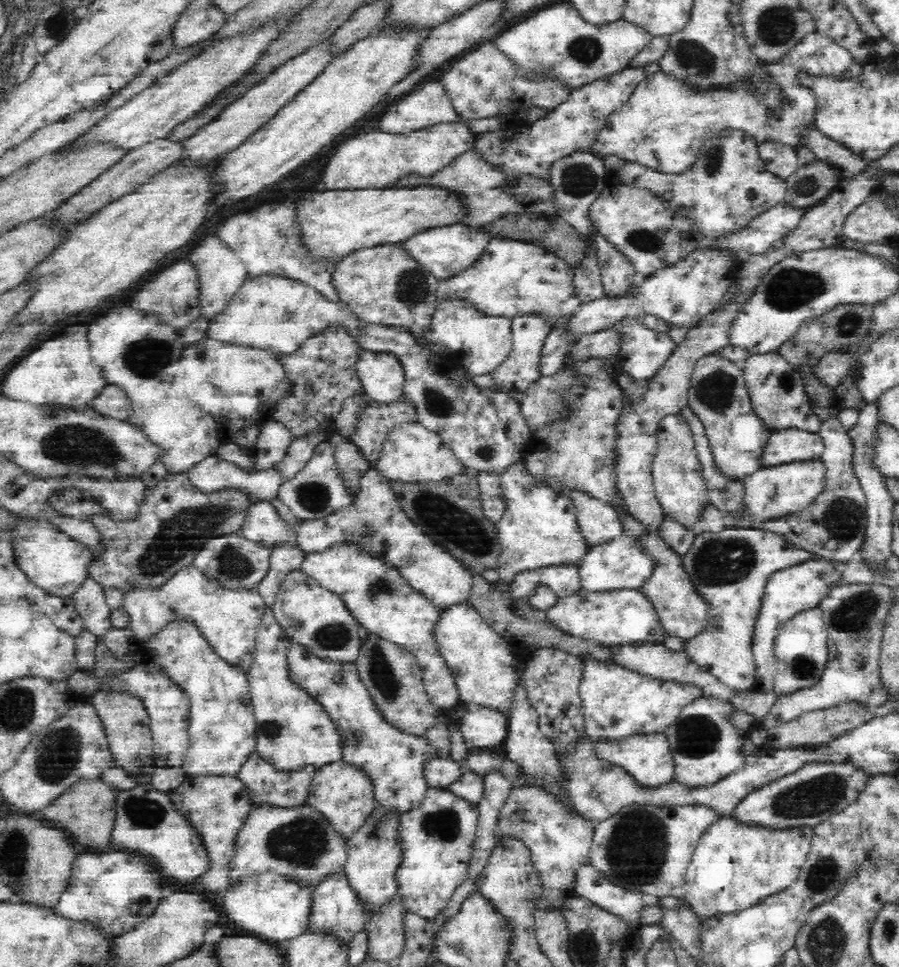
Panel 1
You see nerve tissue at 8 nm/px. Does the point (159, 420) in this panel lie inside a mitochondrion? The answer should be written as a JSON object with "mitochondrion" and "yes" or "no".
{"mitochondrion":"no"}

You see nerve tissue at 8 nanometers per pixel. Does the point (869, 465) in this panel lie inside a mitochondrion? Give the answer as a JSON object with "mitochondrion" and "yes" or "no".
{"mitochondrion":"no"}

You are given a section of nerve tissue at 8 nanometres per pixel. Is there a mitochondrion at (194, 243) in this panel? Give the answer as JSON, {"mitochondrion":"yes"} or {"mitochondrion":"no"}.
{"mitochondrion":"no"}

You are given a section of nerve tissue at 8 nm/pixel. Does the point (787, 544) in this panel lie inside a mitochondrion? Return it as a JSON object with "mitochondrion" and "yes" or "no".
{"mitochondrion":"no"}

